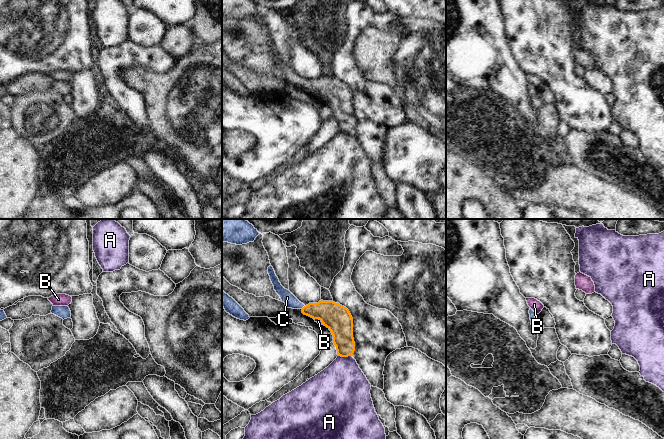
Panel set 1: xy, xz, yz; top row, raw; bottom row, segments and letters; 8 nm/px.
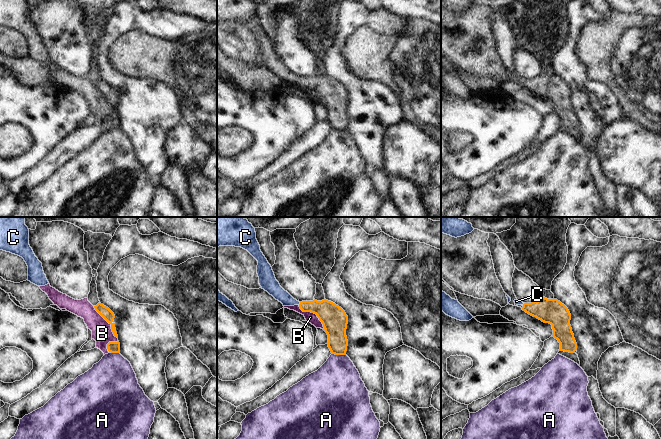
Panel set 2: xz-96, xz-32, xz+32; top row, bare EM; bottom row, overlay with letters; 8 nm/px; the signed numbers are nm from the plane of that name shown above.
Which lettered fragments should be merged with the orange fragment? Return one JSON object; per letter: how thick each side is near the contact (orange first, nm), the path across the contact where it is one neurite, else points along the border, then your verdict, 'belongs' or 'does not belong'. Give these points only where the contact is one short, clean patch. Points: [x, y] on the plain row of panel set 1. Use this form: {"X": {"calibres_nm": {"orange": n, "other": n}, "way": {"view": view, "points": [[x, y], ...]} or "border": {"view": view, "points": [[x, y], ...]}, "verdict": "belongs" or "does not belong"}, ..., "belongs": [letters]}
{"A": {"calibres_nm": {"orange": 190, "other": 400}, "border": {"view": "xz", "points": [[338, 130], [341, 132], [351, 132]]}, "verdict": "does not belong"}, "B": {"calibres_nm": {"orange": 220, "other": 40}, "border": {"view": "xz", "points": [[314, 94], [317, 94], [323, 100]]}, "verdict": "does not belong"}, "C": {"calibres_nm": {"orange": 200, "other": 100}, "way": {"view": "xz", "points": [[333, 91], [303, 83], [295, 80], [287, 73]]}, "verdict": "belongs"}, "belongs": ["C"]}

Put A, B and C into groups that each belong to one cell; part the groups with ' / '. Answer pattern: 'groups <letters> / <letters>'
groups A / B / C

